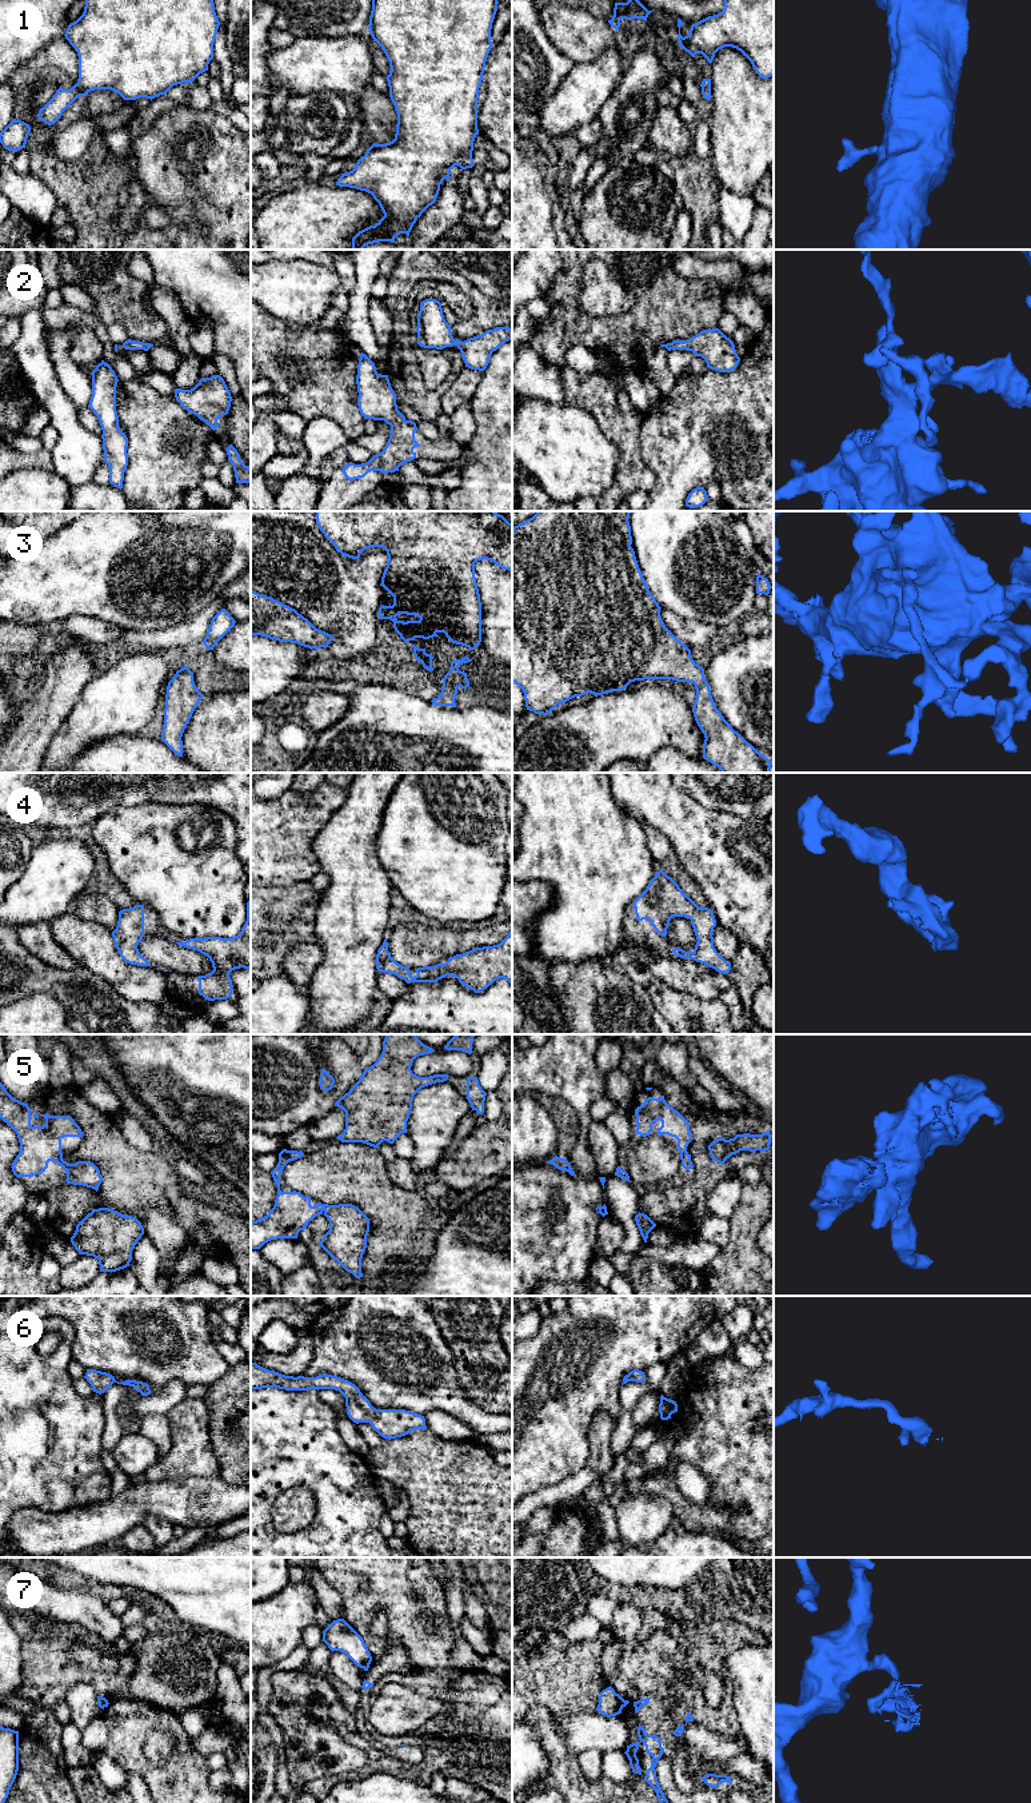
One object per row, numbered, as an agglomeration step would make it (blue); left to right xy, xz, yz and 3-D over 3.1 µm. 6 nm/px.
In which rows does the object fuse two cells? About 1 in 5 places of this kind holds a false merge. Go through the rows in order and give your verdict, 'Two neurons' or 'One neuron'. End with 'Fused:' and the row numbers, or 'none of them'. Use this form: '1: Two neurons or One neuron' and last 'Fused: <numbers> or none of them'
1: One neuron
2: One neuron
3: One neuron
4: One neuron
5: One neuron
6: One neuron
7: Two neurons
Fused: 7

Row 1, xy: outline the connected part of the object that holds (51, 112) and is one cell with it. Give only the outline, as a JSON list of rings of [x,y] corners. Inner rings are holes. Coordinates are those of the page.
[[[85,0],[83,15],[68,25],[64,35],[79,56],[77,83],[71,89],[59,88],[37,117],[52,125],[77,97],[95,89],[111,89],[124,100],[152,100],[173,85],[193,81],[208,71],[219,25],[213,0]]]

